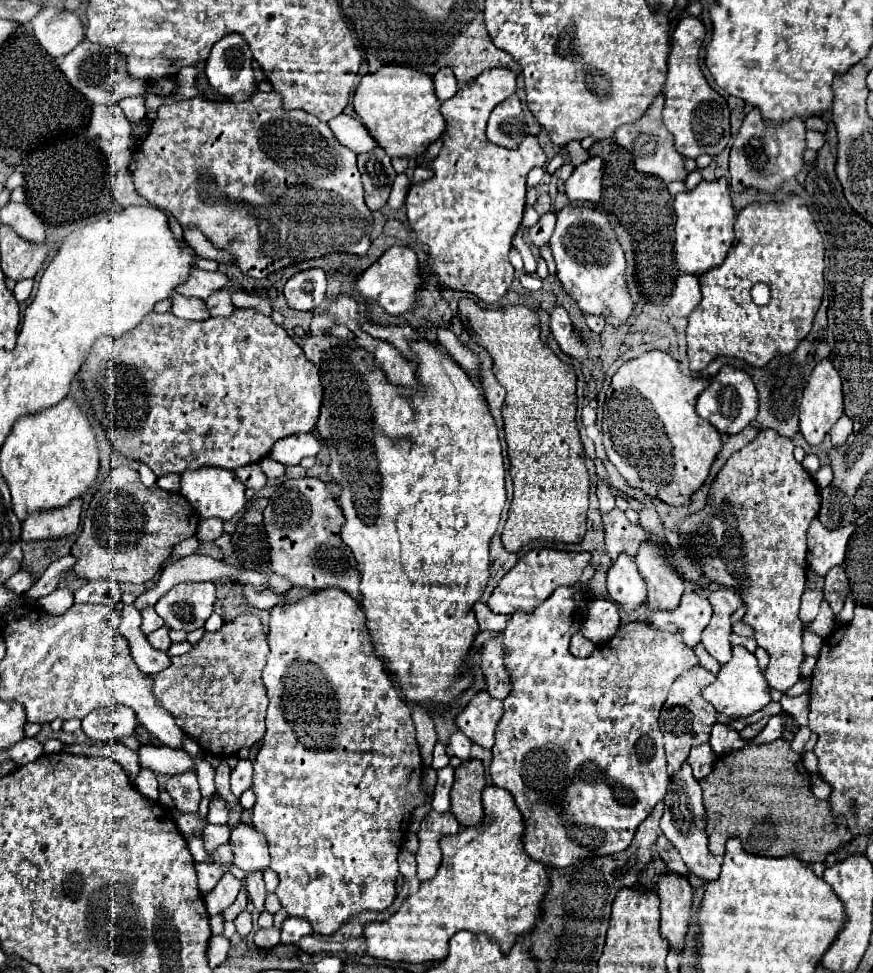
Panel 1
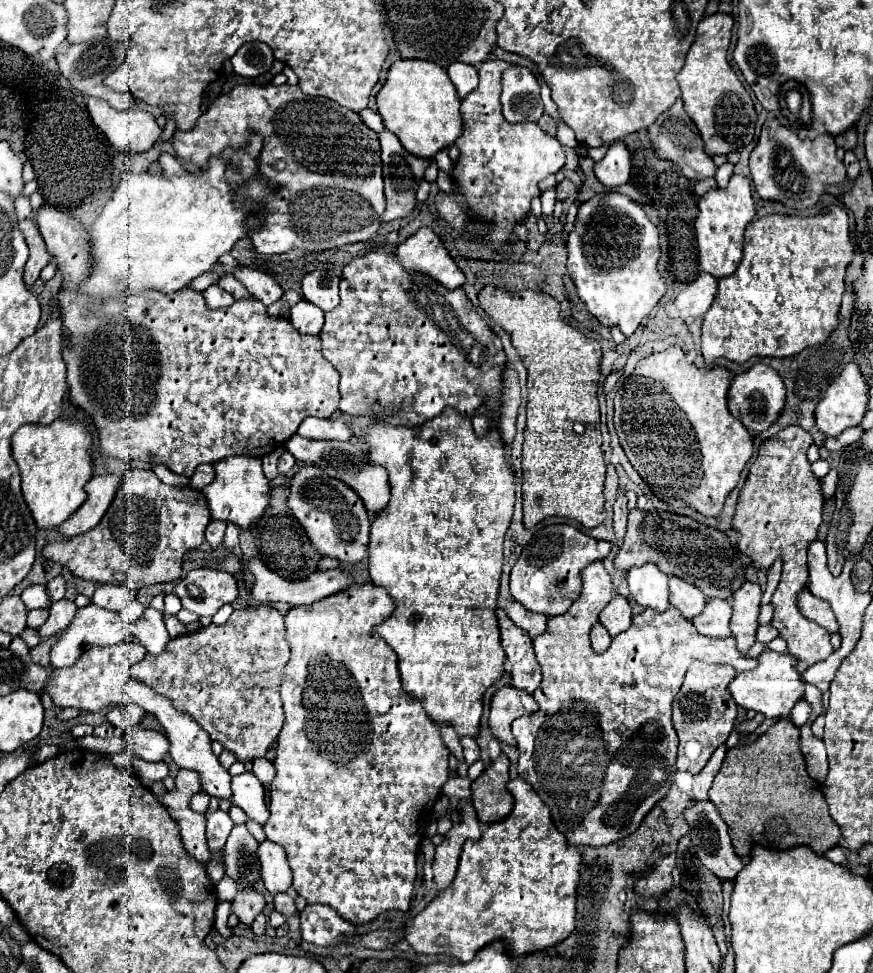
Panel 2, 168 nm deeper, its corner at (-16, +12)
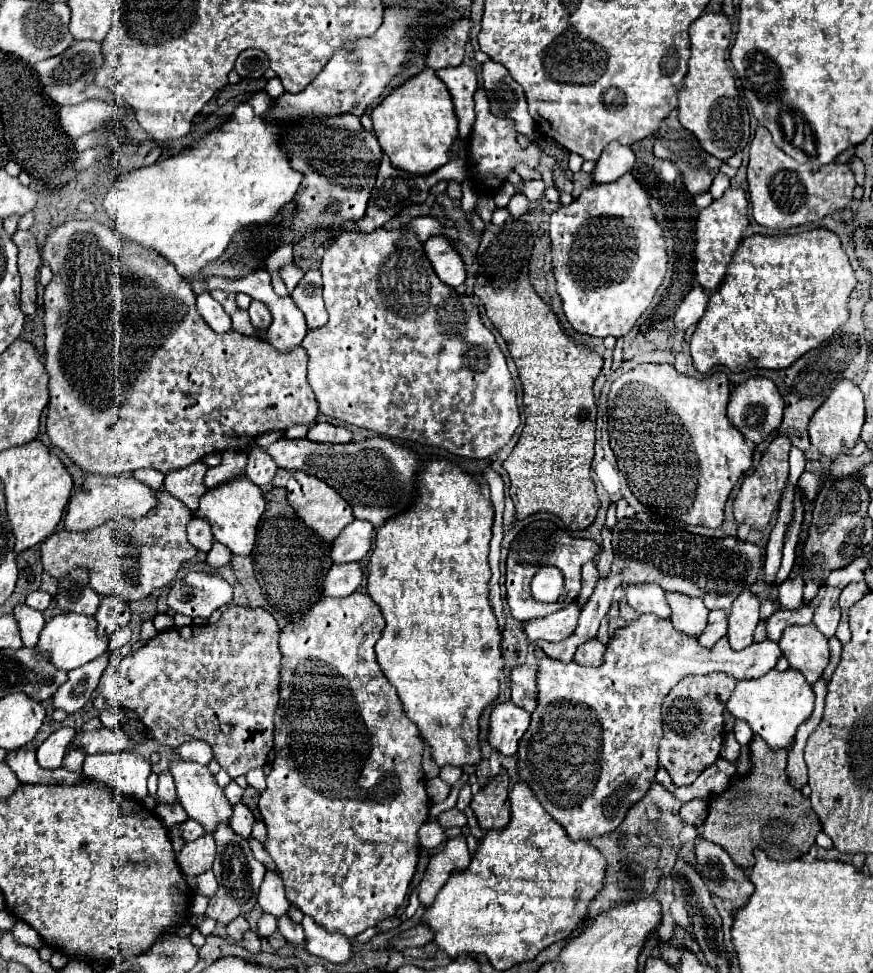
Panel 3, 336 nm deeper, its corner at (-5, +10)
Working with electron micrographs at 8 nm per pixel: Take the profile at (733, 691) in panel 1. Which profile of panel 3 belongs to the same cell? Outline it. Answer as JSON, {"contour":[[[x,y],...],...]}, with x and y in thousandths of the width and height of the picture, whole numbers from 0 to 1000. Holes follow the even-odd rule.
{"contour":[[[901,687],[899,691],[892,689],[881,689],[872,697],[860,697],[860,699],[847,699],[837,717],[833,719],[833,730],[853,742],[858,742],[860,750],[869,754],[881,769],[892,771],[892,769],[904,769],[913,746],[924,740],[931,732],[931,721],[934,713],[929,703],[918,695],[918,691]]]}

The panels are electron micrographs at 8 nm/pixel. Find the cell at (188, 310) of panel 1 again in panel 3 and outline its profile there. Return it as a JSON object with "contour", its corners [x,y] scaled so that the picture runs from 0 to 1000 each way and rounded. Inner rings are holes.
{"contour":[[[233,300],[226,304],[226,319],[228,323],[235,327],[235,331],[249,339],[249,341],[258,341],[265,339],[265,327],[262,323],[255,319],[255,314],[242,306],[239,300]]]}

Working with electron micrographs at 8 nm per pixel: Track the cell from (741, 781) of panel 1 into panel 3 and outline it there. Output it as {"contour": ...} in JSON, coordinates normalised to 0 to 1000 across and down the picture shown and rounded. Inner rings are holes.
{"contour":[[[863,756],[860,761],[860,791],[847,798],[828,816],[812,822],[812,839],[803,857],[830,872],[844,890],[863,890],[863,874],[872,872],[885,884],[911,884],[927,876],[934,867],[938,855],[943,855],[940,845],[929,830],[927,820],[922,820],[913,810],[906,808],[901,800],[901,773],[883,771],[876,761]]]}

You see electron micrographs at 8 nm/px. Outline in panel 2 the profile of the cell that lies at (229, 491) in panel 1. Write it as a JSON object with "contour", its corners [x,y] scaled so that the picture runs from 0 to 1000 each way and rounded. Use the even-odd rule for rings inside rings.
{"contour":[[[270,469],[247,475],[245,481],[247,481],[245,495],[231,504],[243,532],[266,536],[275,545],[284,545],[289,539],[293,539],[300,532],[309,516],[309,499],[307,491],[300,485],[300,473],[289,469]]]}

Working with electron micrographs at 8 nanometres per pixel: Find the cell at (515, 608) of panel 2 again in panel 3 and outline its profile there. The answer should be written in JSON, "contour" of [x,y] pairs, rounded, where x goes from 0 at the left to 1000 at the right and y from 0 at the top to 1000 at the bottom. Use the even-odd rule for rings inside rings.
{"contour":[[[654,619],[649,625],[645,625],[636,631],[606,637],[606,639],[599,641],[604,658],[606,660],[615,660],[615,658],[643,660],[659,647],[661,635],[663,635],[663,627],[661,627],[659,619]]]}

